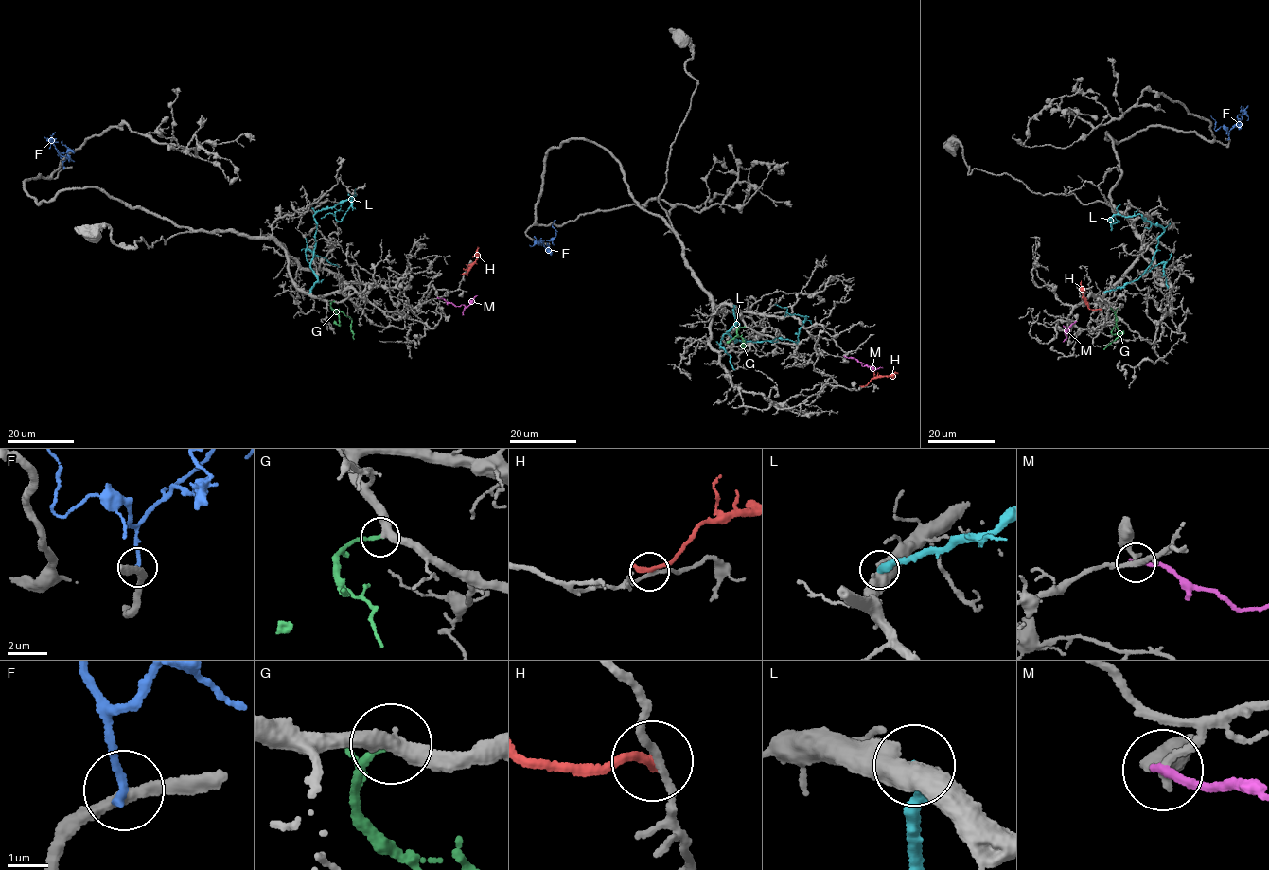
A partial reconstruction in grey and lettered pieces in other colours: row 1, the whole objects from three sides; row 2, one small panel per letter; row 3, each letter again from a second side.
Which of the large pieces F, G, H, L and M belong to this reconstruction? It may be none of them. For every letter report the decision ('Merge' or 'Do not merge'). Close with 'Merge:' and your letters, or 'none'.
F: Do not merge
G: Merge
H: Do not merge
L: Do not merge
M: Do not merge
Merge: G

